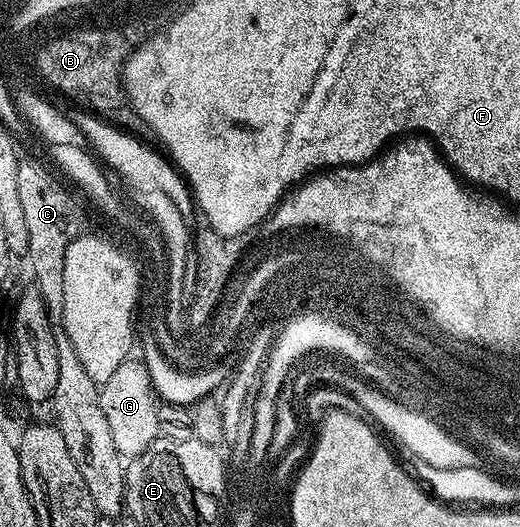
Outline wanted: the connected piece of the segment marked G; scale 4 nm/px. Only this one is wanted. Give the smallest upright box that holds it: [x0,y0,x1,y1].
[99,358,160,457]

